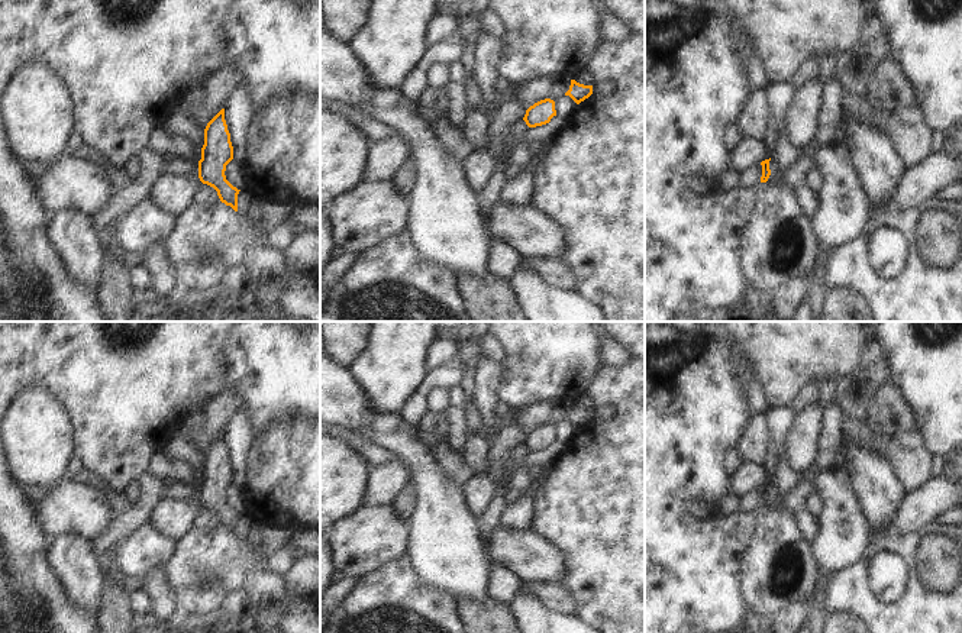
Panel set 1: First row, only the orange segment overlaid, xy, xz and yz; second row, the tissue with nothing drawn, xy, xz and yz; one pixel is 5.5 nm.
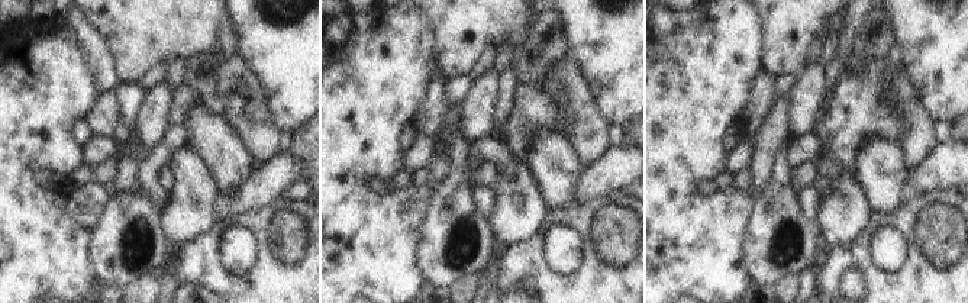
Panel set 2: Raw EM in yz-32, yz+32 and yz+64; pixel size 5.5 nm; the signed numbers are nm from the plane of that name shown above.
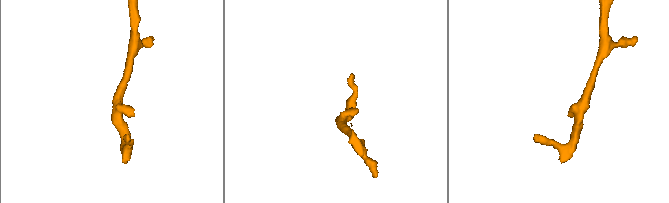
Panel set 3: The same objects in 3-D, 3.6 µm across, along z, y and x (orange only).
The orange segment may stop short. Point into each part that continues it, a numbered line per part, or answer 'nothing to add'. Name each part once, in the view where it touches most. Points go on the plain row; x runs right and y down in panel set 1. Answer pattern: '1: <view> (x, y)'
nothing to add

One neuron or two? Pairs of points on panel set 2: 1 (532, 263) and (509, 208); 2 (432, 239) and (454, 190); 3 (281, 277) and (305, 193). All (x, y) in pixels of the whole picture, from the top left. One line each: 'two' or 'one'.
1: two
2: one
3: two

